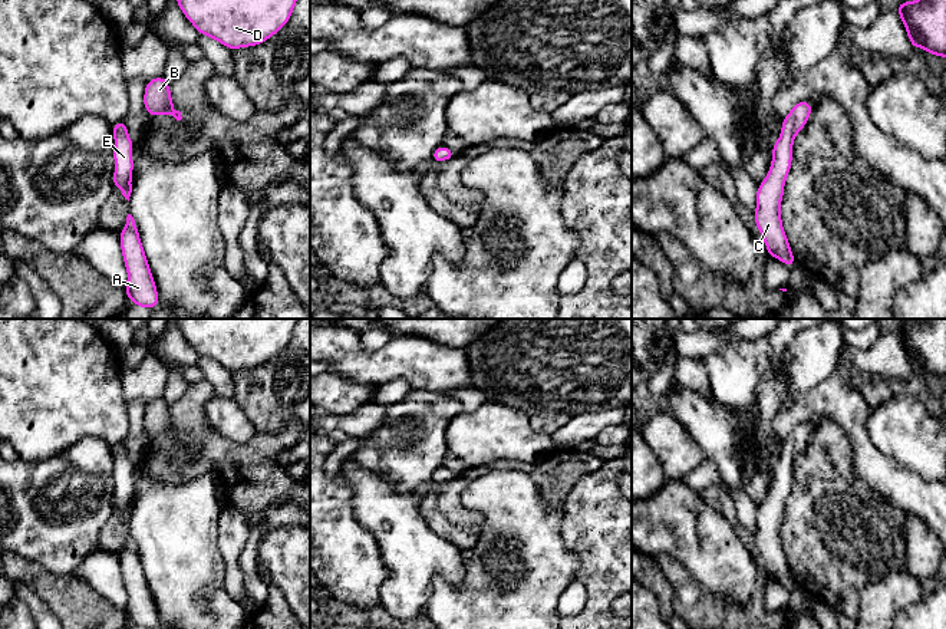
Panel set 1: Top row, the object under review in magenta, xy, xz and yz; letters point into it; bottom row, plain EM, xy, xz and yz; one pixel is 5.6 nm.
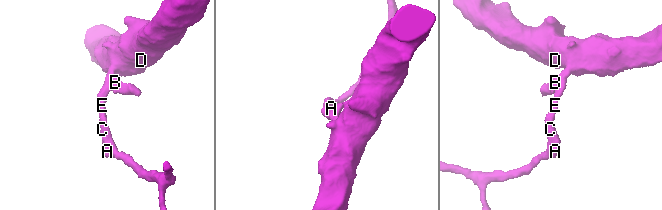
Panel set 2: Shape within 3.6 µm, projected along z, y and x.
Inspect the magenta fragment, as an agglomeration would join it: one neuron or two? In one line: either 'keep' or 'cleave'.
keep

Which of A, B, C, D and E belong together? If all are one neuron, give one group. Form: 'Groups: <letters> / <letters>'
Groups: A B C D E

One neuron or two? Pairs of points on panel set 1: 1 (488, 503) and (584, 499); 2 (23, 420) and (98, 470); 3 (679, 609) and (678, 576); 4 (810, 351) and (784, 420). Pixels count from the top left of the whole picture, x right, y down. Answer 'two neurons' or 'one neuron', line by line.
1: two neurons
2: two neurons
3: one neuron
4: two neurons

